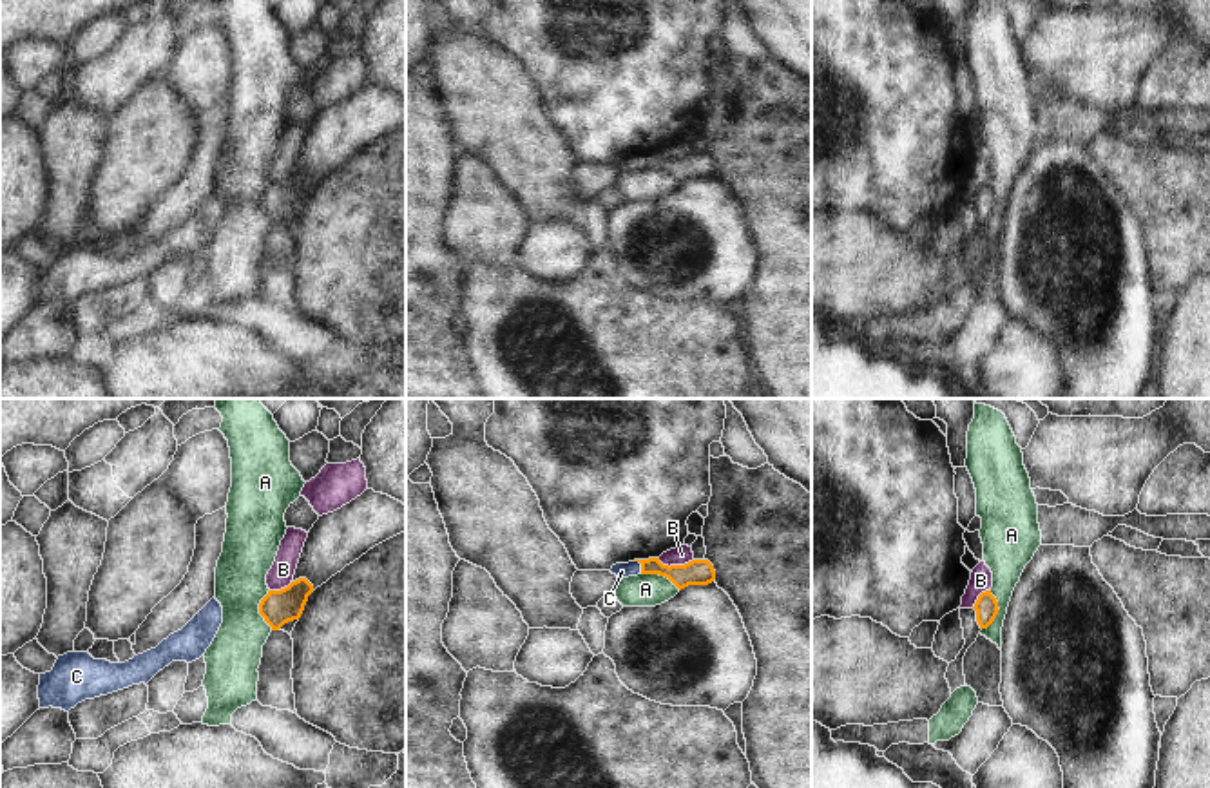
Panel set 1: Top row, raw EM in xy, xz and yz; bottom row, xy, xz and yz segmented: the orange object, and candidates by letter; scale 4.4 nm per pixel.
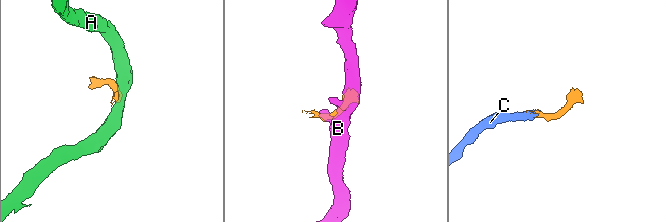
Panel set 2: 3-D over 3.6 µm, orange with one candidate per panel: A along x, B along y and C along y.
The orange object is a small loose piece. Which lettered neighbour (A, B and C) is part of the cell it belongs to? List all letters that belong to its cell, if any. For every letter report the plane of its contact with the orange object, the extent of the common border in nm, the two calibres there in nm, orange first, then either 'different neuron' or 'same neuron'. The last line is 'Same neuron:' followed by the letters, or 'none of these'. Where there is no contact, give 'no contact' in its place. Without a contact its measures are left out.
A: contact in yz; length 180 nm; calibres 100 and 190 nm; different neuron
B: contact in xz; length 160 nm; calibres 110 and 80 nm; different neuron
C: contact in xz; length 70 nm; calibres 110 and 70 nm; same neuron
Same neuron: C

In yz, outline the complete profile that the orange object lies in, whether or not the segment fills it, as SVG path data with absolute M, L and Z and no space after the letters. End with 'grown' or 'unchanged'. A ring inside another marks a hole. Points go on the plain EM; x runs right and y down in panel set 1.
M991 185L982 187L973 203L976 205L976 216L980 223L987 223L1000 205L998 196Z; unchanged

